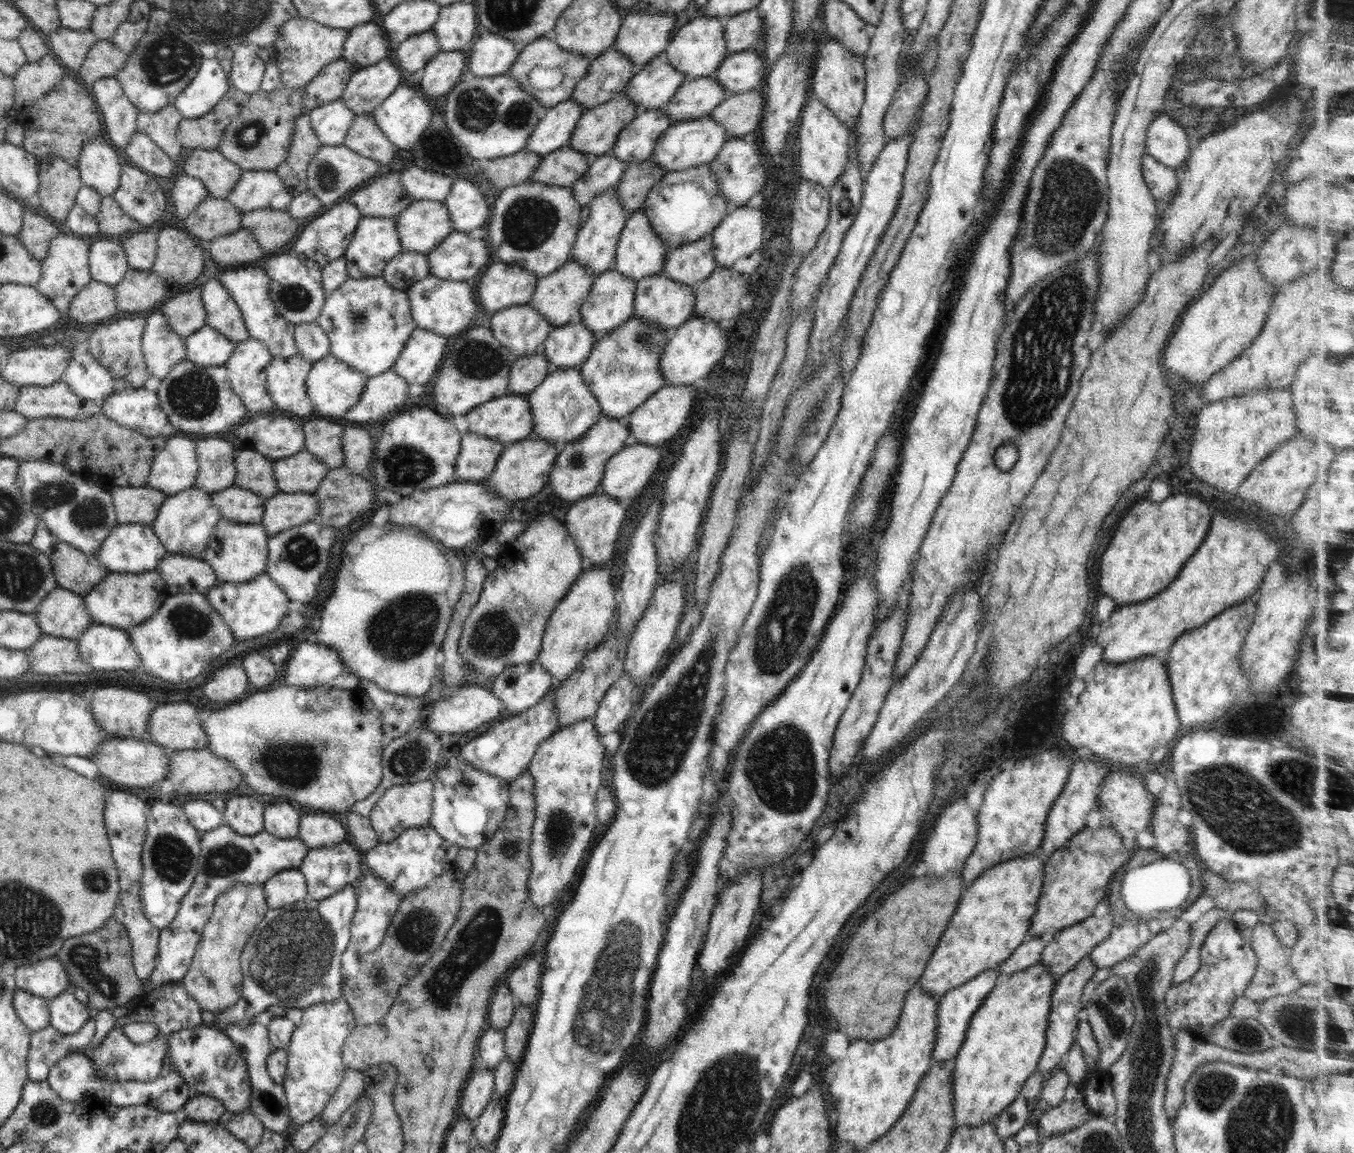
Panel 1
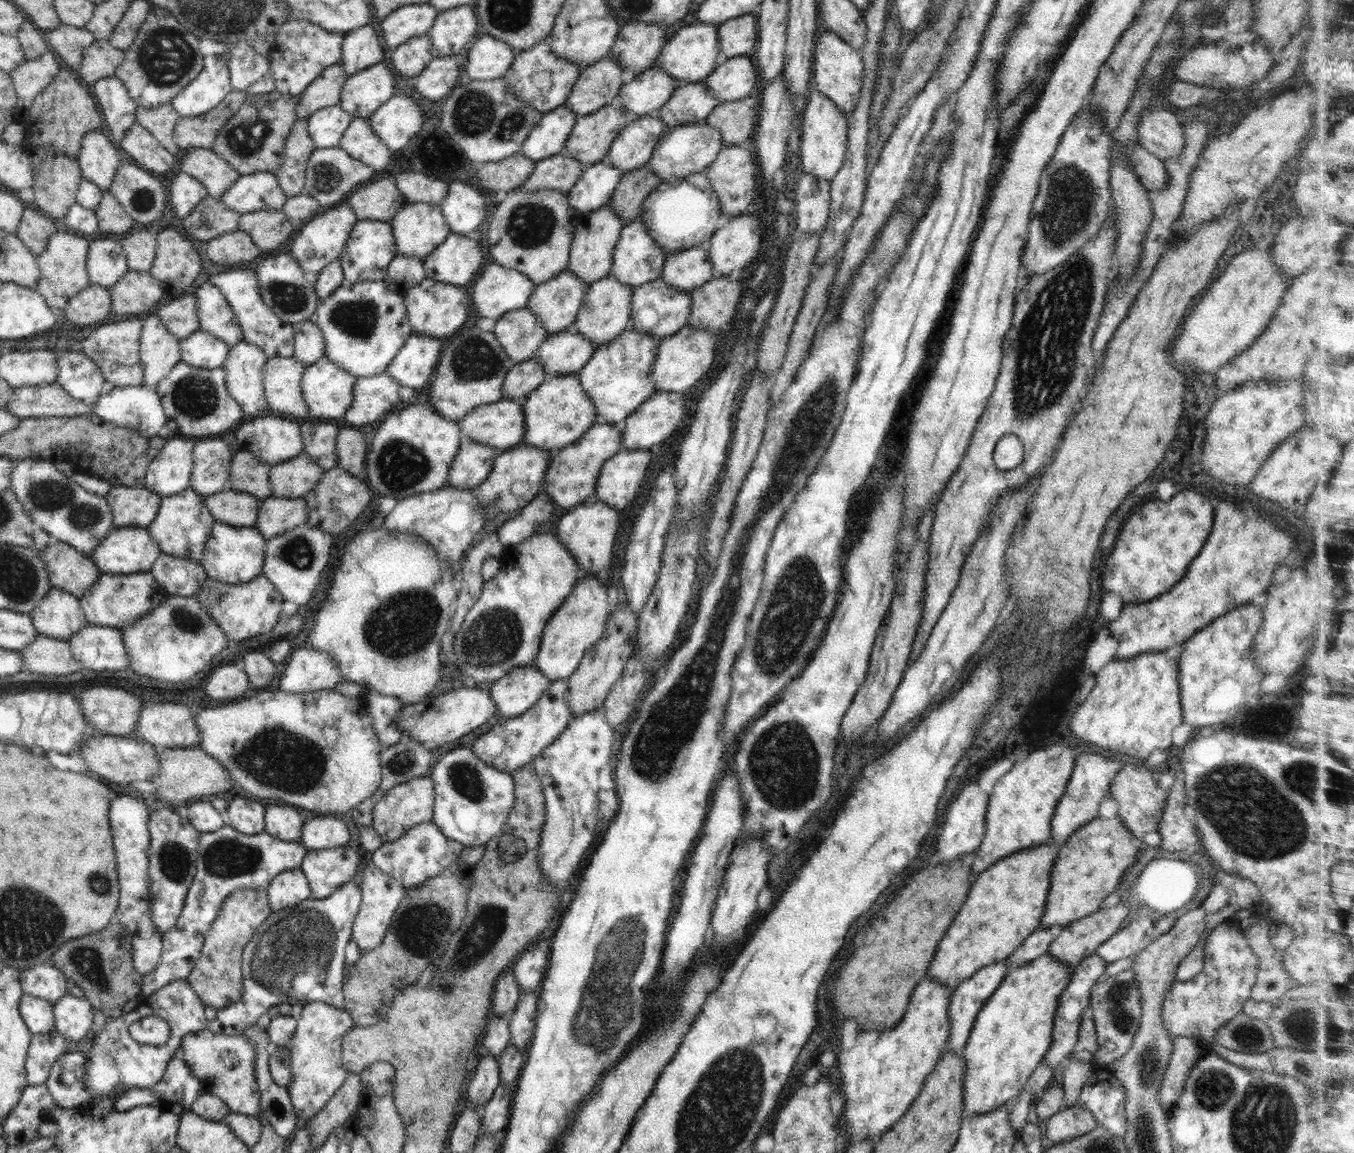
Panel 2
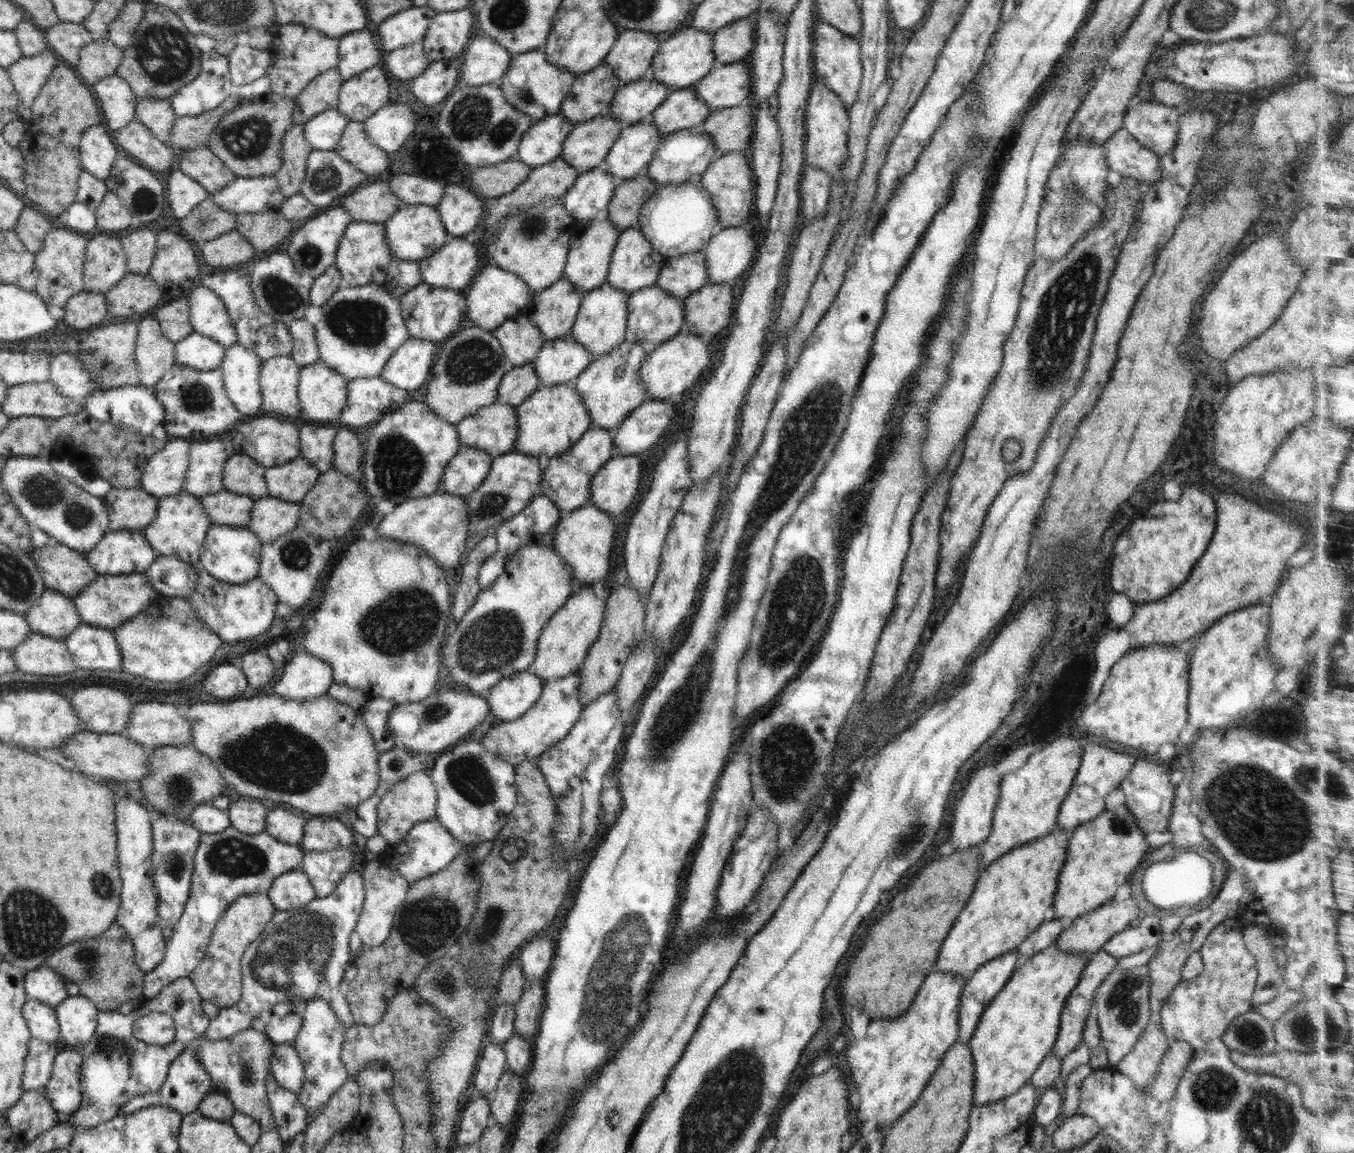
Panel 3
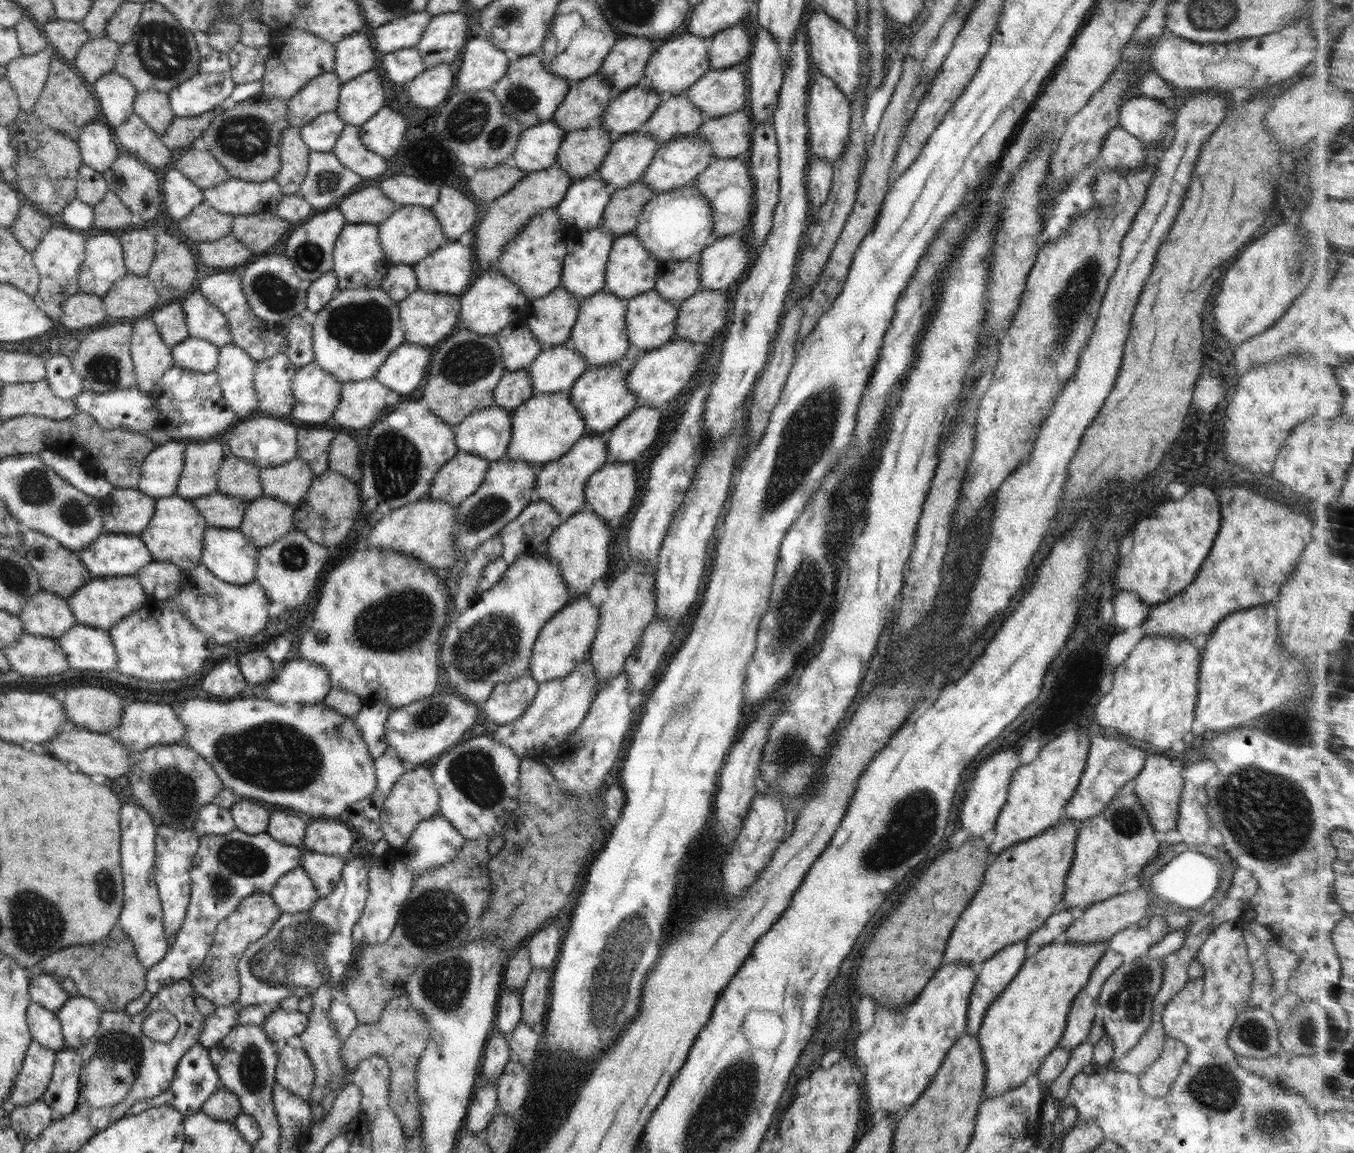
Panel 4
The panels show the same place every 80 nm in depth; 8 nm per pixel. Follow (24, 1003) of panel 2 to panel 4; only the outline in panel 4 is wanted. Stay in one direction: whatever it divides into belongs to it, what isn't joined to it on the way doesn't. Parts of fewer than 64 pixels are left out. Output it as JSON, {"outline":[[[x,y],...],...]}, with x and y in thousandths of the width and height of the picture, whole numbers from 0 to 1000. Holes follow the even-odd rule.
{"outline":[[[23,868],[20,874],[20,886],[24,900],[31,907],[41,912],[50,909],[42,879]]]}

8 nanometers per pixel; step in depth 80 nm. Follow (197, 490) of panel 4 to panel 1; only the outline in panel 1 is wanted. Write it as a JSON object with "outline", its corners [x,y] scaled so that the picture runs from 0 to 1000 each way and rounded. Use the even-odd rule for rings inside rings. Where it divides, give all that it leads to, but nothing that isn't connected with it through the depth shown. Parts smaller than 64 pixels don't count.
{"outline":[[[155,378],[144,381],[147,408],[143,422],[157,428],[173,421],[174,389],[171,381],[167,378],[165,381]]]}

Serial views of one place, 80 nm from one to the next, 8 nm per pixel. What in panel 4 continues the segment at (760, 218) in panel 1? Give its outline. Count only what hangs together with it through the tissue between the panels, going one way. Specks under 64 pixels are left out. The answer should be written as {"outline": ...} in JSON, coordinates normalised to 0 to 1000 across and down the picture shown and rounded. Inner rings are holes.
{"outline":[[[548,203],[528,207],[516,226],[518,250],[537,252],[551,239],[555,226]]]}

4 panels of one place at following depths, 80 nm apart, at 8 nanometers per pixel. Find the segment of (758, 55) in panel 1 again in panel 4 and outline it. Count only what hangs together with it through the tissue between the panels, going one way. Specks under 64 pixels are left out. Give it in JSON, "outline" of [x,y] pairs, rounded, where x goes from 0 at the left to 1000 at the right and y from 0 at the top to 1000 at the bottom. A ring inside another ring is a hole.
{"outline":[[[542,57],[534,60],[524,59],[524,62],[521,62],[506,80],[510,88],[512,88],[513,92],[518,95],[520,104],[547,96],[547,94],[549,94],[548,90],[552,88],[552,70],[549,68],[549,64]]]}

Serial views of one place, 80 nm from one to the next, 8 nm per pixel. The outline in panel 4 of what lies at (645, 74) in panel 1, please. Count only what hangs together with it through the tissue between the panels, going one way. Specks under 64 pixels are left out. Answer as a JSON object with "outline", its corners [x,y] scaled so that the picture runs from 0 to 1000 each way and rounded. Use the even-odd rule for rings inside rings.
{"outline":[[[470,73],[452,84],[444,102],[444,108],[454,120],[475,113],[487,88],[487,82]]]}

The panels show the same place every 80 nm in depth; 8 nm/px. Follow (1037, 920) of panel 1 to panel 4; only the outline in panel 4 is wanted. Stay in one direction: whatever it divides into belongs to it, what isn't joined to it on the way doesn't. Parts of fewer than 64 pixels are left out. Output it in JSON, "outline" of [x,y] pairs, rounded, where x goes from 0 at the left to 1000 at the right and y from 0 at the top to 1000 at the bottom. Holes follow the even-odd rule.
{"outline":[[[838,687],[830,691],[823,690],[813,706],[799,712],[795,722],[793,744],[787,761],[787,774],[782,788],[801,789],[827,775],[829,766],[841,759],[855,742],[857,731],[851,716]]]}

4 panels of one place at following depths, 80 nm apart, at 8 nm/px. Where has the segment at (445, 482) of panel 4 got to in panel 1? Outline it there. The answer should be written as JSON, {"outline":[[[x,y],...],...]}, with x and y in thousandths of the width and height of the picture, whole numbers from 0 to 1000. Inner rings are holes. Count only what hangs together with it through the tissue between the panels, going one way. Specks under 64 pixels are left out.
{"outline":[[[345,374],[340,380],[340,389],[336,404],[337,416],[358,418],[366,407],[371,386],[360,378]]]}

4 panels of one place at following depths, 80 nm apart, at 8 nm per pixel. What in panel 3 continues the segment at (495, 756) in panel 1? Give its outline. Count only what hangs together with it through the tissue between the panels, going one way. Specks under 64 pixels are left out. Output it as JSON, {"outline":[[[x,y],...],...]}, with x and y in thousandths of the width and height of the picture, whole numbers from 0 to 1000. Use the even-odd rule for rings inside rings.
{"outline":[[[422,584],[414,589],[402,591],[397,607],[385,622],[377,626],[370,626],[366,631],[362,631],[356,640],[357,650],[378,663],[383,663],[387,659],[395,659],[406,649],[411,647],[425,629],[430,615],[431,609],[428,606],[428,584]]]}

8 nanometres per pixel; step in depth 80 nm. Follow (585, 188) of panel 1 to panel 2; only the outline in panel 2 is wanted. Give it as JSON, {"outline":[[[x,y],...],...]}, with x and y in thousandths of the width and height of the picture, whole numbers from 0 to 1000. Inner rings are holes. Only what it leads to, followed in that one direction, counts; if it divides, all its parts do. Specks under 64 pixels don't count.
{"outline":[[[447,139],[431,143],[429,154],[419,167],[422,180],[425,181],[428,187],[451,177],[459,151],[457,146]]]}

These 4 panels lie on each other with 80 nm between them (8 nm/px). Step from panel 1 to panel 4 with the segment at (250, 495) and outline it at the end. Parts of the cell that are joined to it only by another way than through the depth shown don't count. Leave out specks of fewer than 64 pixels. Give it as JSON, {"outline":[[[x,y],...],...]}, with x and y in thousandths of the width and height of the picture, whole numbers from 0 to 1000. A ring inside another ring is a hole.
{"outline":[[[162,427],[143,432],[143,436],[154,457],[176,459],[179,454],[183,435]]]}

